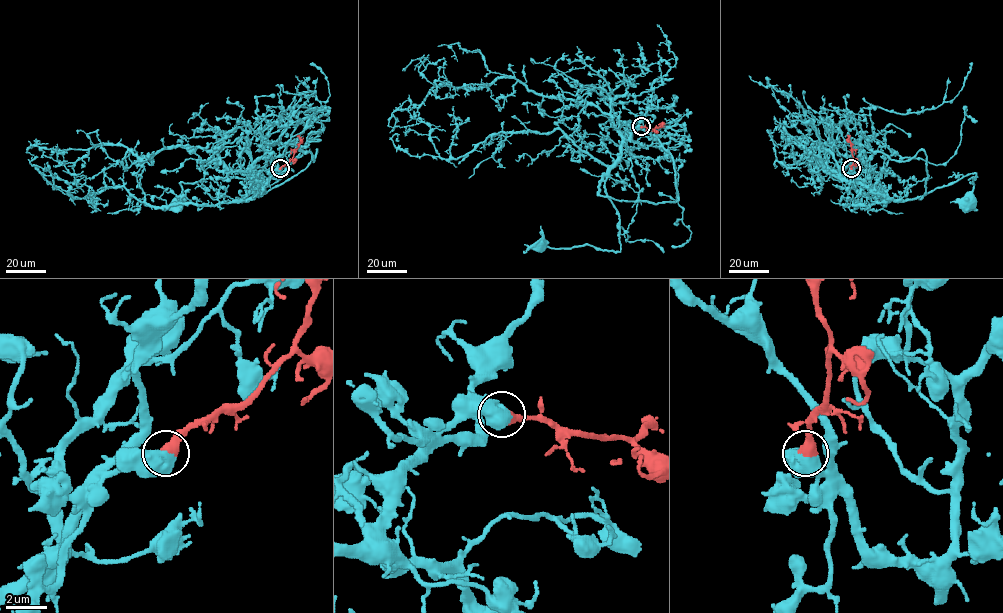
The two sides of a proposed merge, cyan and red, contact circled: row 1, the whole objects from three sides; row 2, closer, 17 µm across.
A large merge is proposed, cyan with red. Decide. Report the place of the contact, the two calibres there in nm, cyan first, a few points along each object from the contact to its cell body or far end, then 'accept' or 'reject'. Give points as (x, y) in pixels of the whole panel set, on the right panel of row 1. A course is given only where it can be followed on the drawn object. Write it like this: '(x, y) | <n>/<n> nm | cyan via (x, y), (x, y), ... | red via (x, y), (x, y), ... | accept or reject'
(851, 168) | 550/650 nm | cyan via (851, 168), (870, 188), (906, 200), (975, 173), (975, 179), (969, 179), (973, 185), (970, 203) | red via (851, 168), (853, 158), (847, 135), (850, 135) | accept

